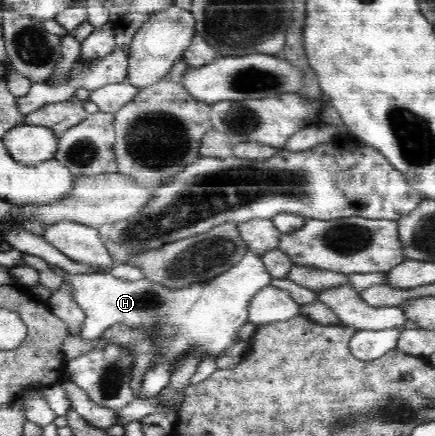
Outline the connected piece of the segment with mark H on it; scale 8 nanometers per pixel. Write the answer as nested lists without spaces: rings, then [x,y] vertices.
[[[247,252],[238,264],[228,268],[228,271],[214,276],[213,279],[205,280],[204,283],[190,283],[185,284],[184,287],[176,288],[144,278],[138,281],[120,280],[112,276],[110,272],[71,274],[61,267],[57,267],[57,269],[63,271],[63,274],[60,274],[60,279],[69,285],[74,301],[86,314],[86,323],[80,327],[80,332],[77,333],[82,339],[96,339],[110,327],[126,326],[130,330],[147,333],[147,337],[153,341],[153,347],[155,347],[157,354],[153,359],[153,364],[145,372],[139,388],[133,393],[134,399],[138,400],[147,400],[157,396],[169,384],[170,377],[172,377],[172,367],[184,355],[197,351],[197,357],[200,360],[206,355],[217,360],[218,357],[224,356],[234,343],[241,341],[242,338],[238,331],[249,321],[250,299],[271,281],[271,274],[263,263],[263,257],[254,252]]]

